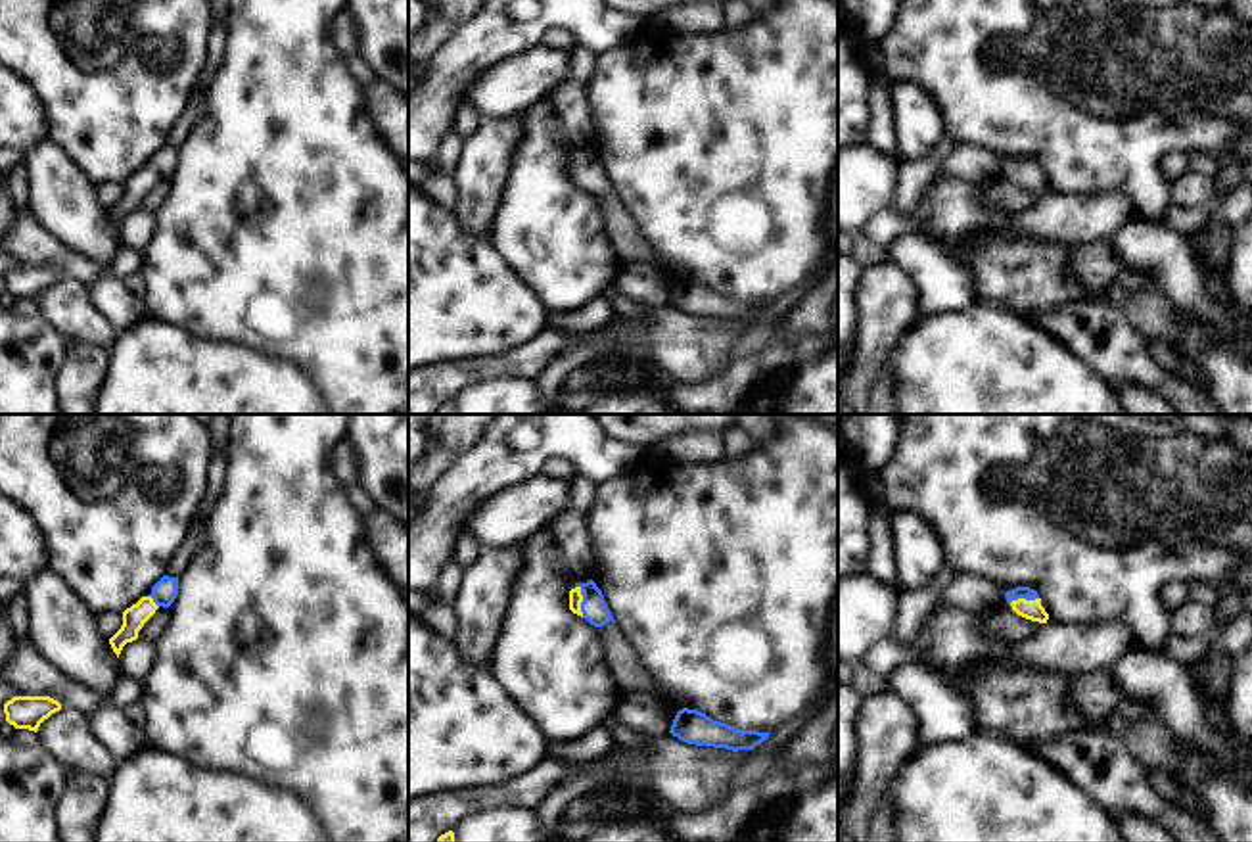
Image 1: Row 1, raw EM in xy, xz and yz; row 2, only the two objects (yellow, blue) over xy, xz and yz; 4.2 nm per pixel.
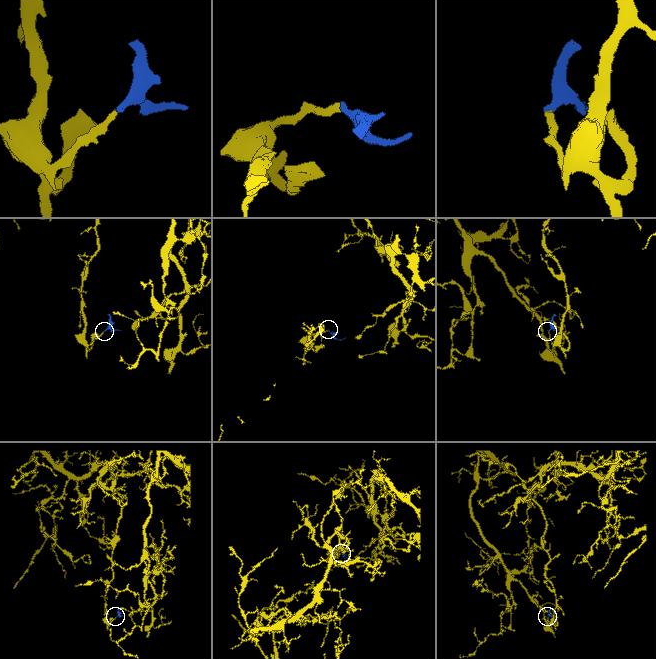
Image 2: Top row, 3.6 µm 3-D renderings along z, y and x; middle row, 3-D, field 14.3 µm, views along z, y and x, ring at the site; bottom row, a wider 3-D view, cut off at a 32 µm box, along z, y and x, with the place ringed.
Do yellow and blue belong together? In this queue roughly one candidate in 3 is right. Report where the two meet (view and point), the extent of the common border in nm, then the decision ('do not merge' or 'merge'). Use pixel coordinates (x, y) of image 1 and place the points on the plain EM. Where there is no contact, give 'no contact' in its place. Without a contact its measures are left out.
xz (581, 171) | 140 nm | merge

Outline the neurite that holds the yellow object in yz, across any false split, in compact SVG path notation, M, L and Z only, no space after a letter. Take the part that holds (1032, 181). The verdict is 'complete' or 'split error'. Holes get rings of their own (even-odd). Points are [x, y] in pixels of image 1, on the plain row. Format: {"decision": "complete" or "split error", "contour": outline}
{"decision": "split error", "contour": "M1016 157L1012 161L1007 161L1007 173L1012 176L1012 180L1032 192L1047 194L1049 184L1041 176L1041 169L1037 161L1030 157Z"}

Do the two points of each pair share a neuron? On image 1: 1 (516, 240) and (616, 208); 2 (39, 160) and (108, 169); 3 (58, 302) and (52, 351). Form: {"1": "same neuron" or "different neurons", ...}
{"1": "different neurons", "2": "different neurons", "3": "different neurons"}

